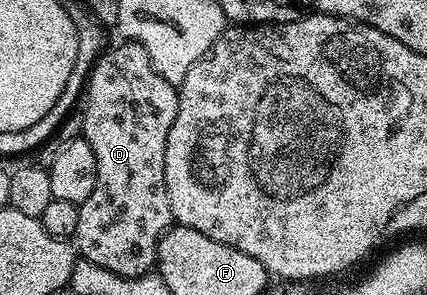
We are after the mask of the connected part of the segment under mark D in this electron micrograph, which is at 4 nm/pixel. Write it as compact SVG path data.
M124 40L123 45L116 49L108 48L96 60L95 66L91 68L90 77L85 81L85 105L87 110L82 110L83 134L82 137L93 147L93 155L97 155L97 187L93 187L93 195L85 199L85 203L79 206L77 215L77 231L73 238L73 244L78 256L85 261L92 261L101 267L120 273L122 277L146 277L156 268L159 259L159 241L172 228L173 218L171 216L171 204L169 203L169 191L165 183L165 143L169 139L169 127L173 127L173 119L177 119L177 107L179 106L179 91L176 86L170 85L159 72L153 67L149 59L149 51L136 41Z

